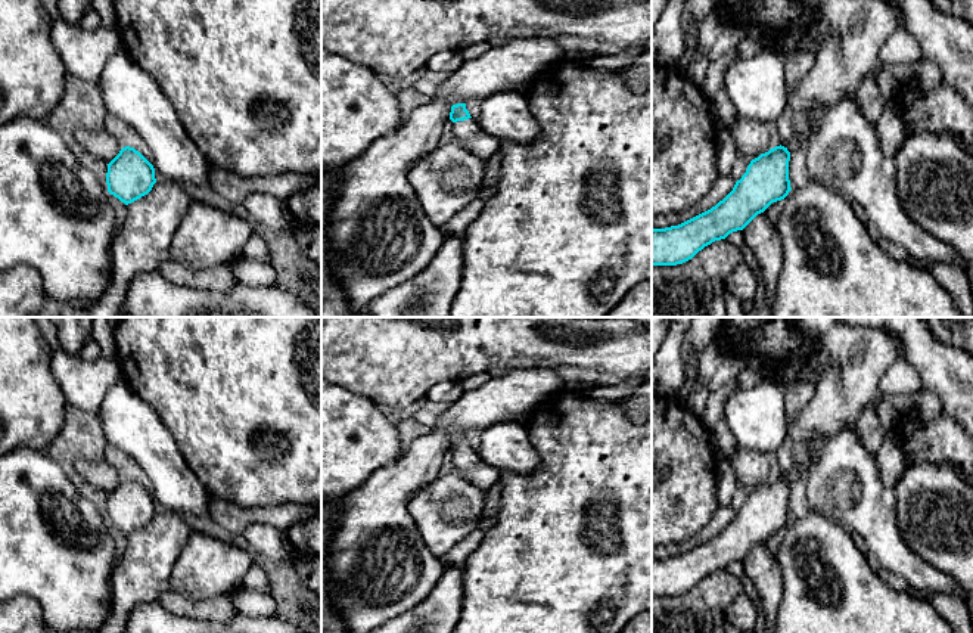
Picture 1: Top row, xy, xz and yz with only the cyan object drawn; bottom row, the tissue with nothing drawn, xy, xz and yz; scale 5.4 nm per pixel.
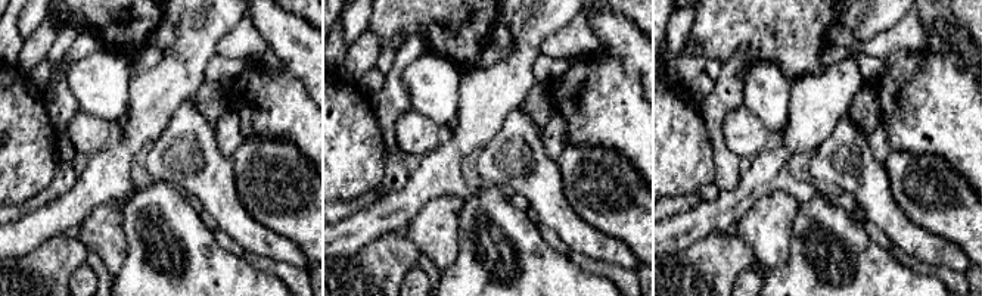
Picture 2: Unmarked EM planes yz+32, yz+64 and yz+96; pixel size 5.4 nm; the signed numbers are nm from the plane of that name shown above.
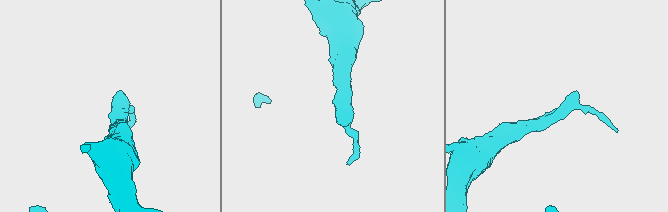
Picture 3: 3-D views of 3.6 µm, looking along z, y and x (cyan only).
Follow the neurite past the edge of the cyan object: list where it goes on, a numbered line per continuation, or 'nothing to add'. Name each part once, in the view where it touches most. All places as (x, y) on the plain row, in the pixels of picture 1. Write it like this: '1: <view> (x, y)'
1: xz (471, 467)

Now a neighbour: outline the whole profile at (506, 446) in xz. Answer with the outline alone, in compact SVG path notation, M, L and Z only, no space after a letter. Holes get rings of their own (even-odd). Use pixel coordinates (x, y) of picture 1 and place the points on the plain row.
M503 421L484 429L478 454L500 472L529 474L540 466L526 426Z

